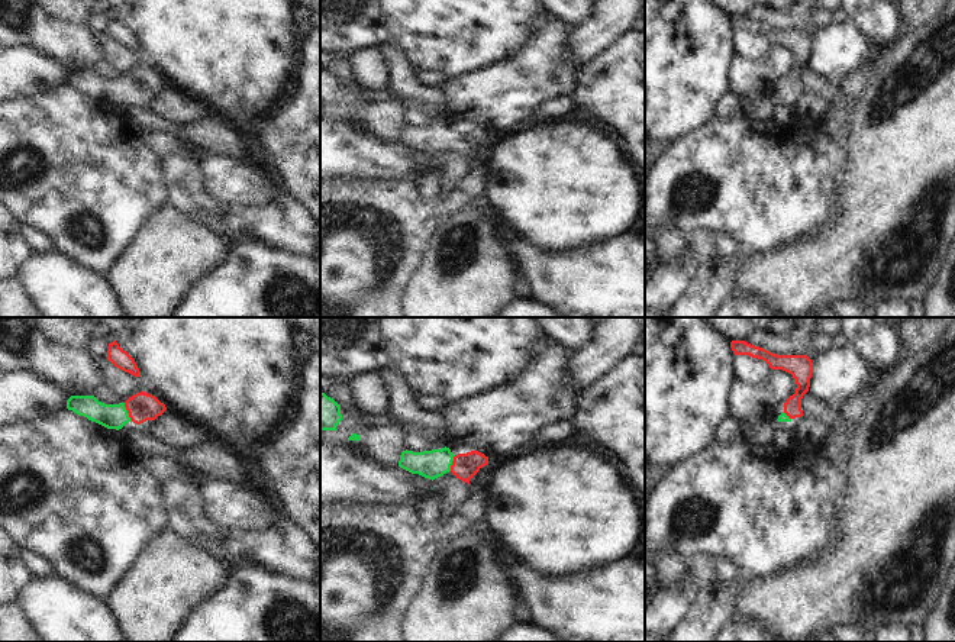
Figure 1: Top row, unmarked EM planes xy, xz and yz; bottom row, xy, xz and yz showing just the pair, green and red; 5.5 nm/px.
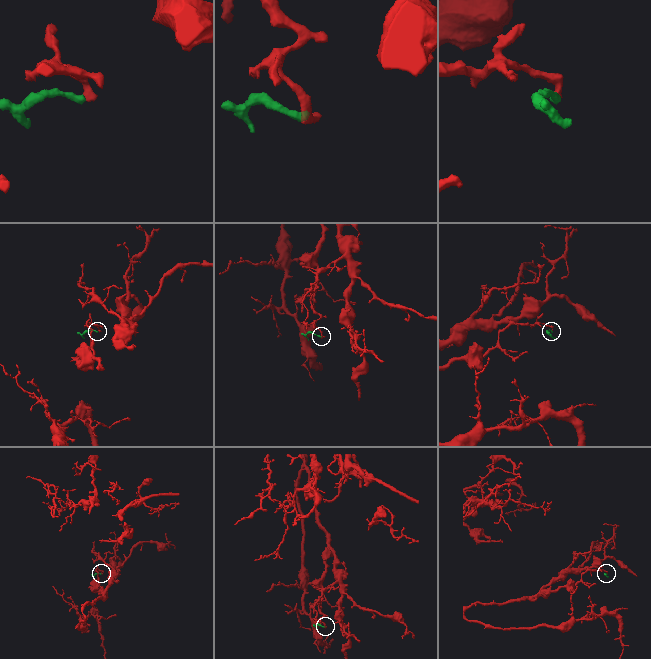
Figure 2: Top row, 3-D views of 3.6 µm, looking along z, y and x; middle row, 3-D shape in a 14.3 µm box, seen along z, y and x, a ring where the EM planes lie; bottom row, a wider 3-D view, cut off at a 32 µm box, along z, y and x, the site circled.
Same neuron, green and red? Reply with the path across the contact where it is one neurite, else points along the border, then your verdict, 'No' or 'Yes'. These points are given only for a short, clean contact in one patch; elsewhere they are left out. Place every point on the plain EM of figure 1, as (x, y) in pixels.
Path across: xy (113, 92), (126, 87), (141, 81). Yes.

